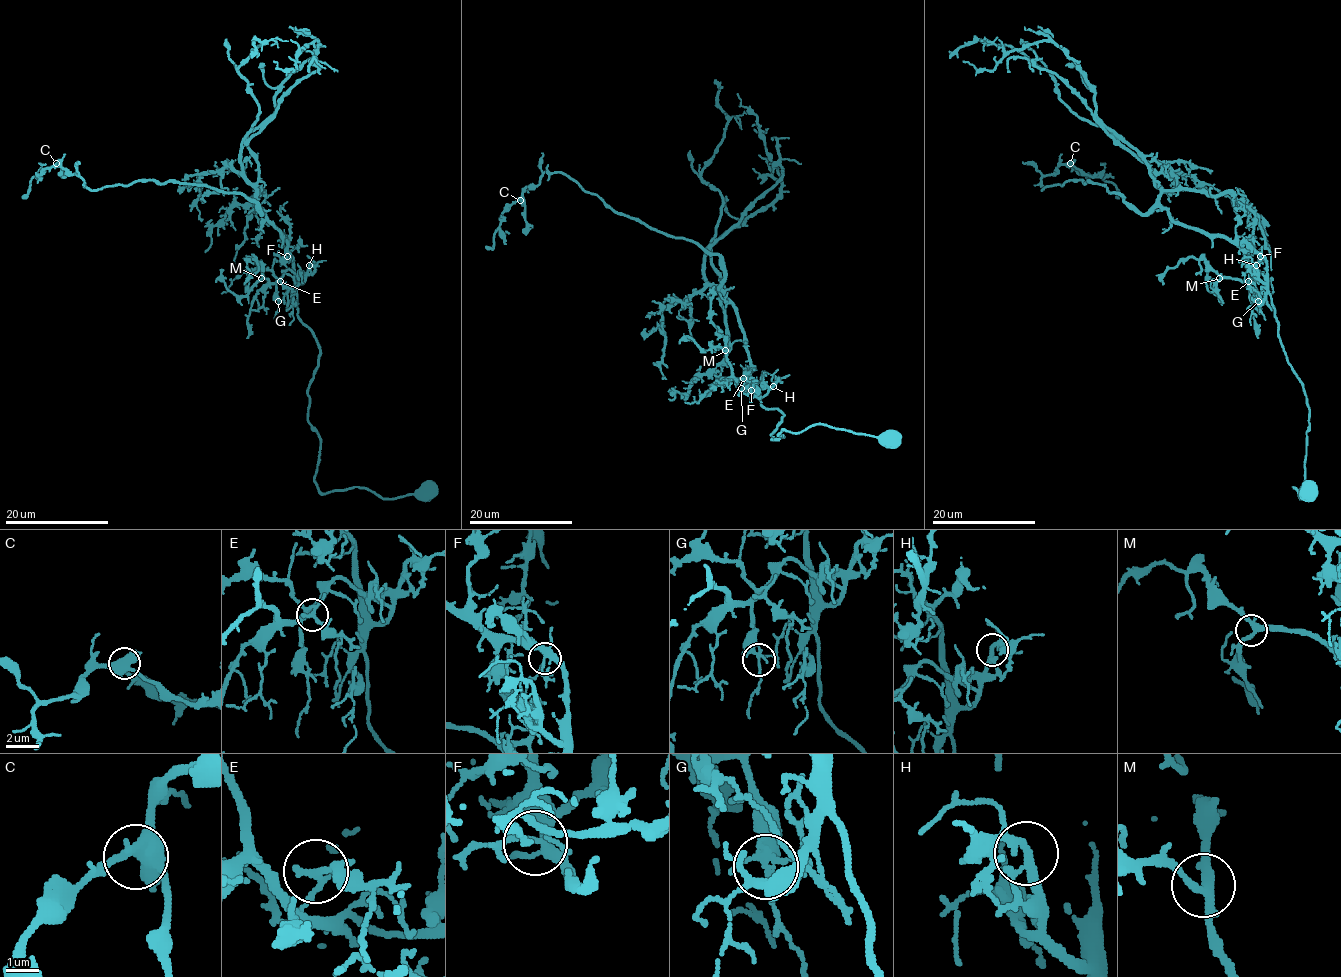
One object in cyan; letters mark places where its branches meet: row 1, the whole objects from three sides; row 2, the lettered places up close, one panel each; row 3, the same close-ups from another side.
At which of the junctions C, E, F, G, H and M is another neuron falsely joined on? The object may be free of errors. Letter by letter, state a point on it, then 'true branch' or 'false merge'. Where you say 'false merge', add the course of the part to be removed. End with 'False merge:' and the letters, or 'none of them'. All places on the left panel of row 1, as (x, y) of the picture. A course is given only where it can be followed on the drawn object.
C: at (56, 163); true branch
E: at (280, 281); true branch
F: at (287, 256); true branch
G: at (278, 301); true branch
H: at (309, 265); true branch
M: at (261, 278); true branch
False merge: none of them

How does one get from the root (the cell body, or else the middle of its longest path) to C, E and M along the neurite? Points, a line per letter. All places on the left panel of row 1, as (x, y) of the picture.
C: (429, 491), (317, 487), (320, 348), (287, 241), (254, 202), (175, 181), (90, 190), (56, 163)
E: (429, 491), (320, 491), (308, 420), (320, 348), (280, 281)
M: (429, 491), (320, 491), (308, 420), (320, 348), (296, 294), (278, 300), (261, 278)

